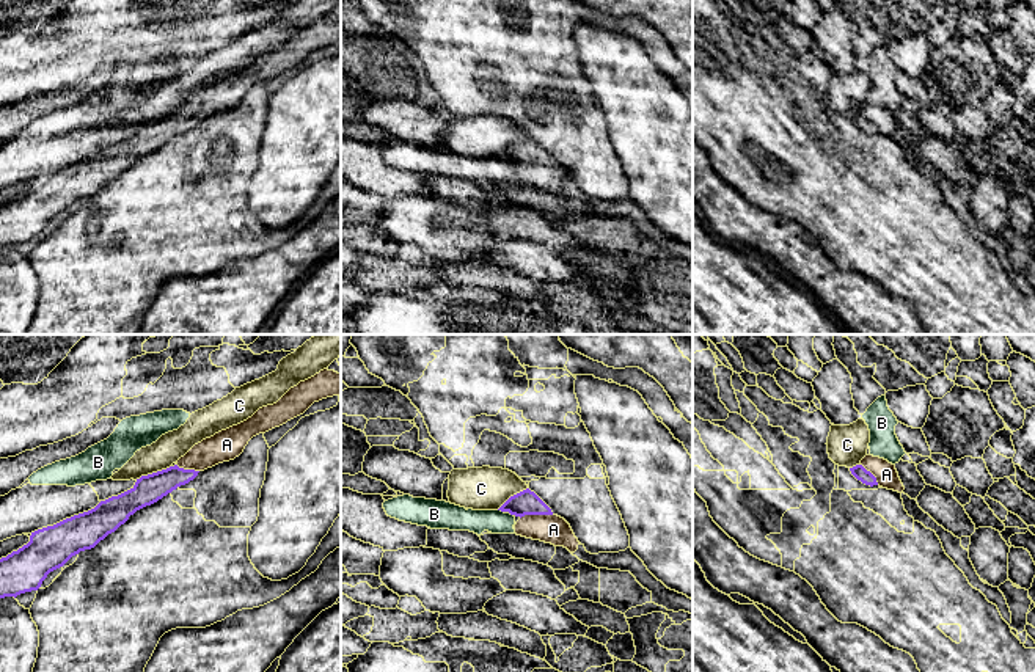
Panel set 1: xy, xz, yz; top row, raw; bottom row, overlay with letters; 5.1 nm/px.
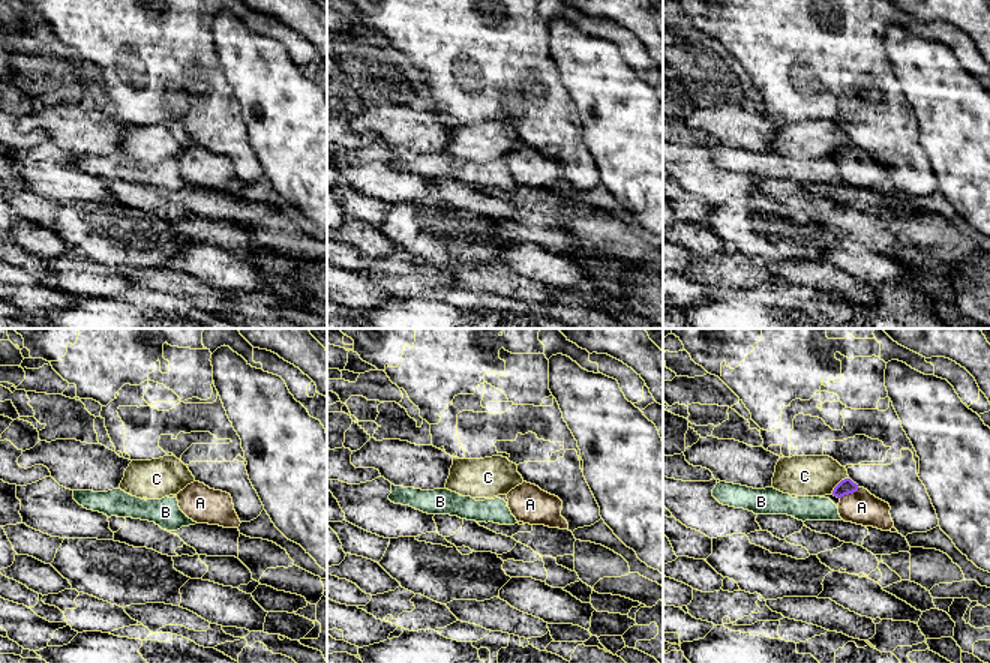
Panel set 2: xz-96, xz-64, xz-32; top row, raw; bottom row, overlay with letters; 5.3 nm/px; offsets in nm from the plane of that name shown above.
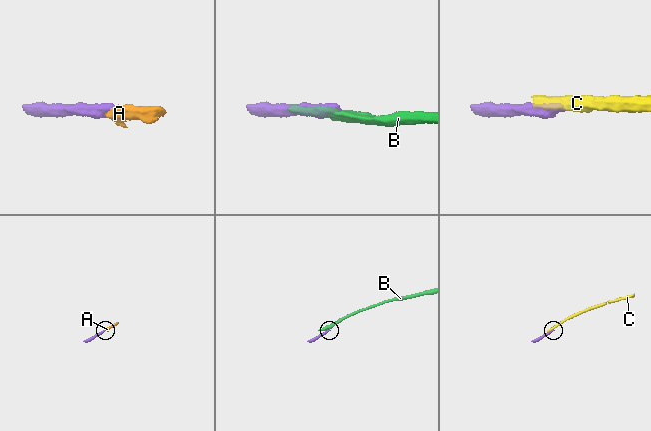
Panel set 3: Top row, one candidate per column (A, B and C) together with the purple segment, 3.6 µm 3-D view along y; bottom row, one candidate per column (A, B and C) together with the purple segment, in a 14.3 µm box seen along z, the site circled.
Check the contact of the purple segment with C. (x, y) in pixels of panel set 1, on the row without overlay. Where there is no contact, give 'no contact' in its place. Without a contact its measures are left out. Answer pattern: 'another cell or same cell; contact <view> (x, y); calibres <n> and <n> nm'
another cell; contact xy (153, 121); calibres 150 and 150 nm

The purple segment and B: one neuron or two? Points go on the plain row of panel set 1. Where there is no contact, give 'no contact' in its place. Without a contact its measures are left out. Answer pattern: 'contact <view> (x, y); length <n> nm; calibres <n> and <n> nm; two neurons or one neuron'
contact xz (501, 159); length 40 nm; calibres 130 and 130 nm; two neurons

